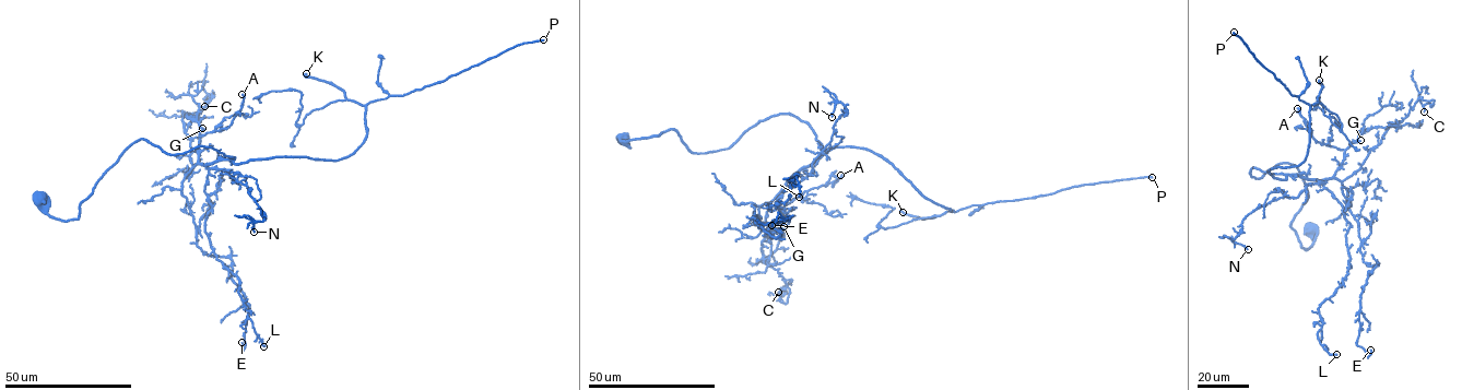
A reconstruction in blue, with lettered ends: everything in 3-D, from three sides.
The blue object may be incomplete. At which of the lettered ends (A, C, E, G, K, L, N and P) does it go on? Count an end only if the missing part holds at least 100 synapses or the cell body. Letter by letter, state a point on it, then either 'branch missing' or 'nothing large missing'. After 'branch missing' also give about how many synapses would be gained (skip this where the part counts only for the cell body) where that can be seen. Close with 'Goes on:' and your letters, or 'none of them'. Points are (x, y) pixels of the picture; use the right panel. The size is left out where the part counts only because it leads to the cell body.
A: place (1297, 108); nothing large missing
C: place (1424, 111); nothing large missing
E: place (1370, 350); nothing large missing
G: place (1360, 140); nothing large missing
K: place (1319, 80); branch missing; 300 synapses
L: place (1336, 354); nothing large missing
N: place (1248, 249); nothing large missing
P: place (1234, 32); branch missing; 160 synapses
Goes on: K, P

